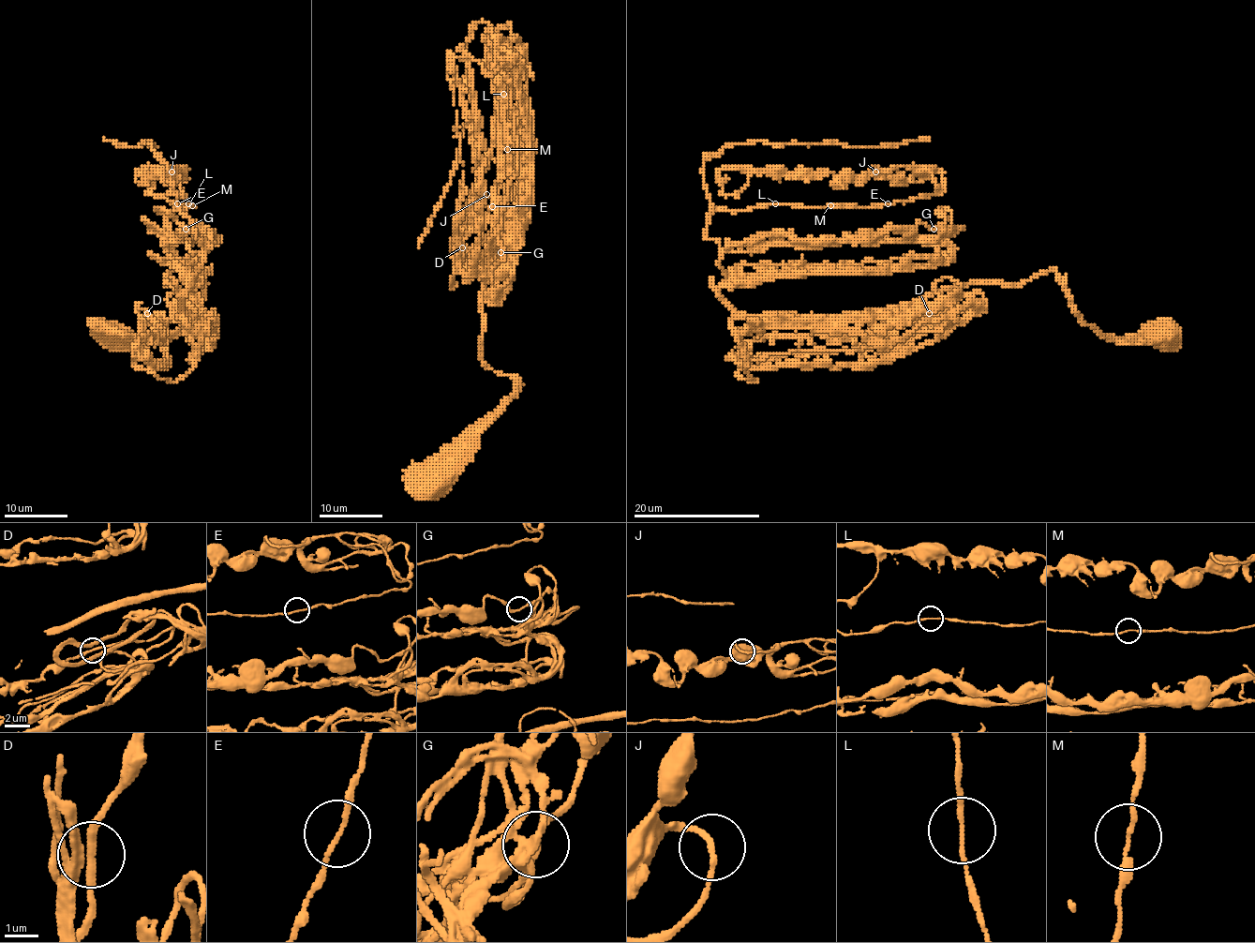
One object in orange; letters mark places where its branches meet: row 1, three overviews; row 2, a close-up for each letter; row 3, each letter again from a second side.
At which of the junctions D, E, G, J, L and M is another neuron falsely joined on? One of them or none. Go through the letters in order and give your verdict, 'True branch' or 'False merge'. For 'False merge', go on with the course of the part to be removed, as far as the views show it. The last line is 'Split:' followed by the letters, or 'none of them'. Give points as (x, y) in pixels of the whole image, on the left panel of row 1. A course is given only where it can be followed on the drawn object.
D: True branch
E: True branch
G: True branch
J: True branch
L: True branch
M: True branch
Split: none of them

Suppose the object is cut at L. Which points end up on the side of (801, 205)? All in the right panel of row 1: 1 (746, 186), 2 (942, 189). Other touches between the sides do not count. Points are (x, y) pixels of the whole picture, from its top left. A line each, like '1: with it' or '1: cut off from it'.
1: with it
2: with it

